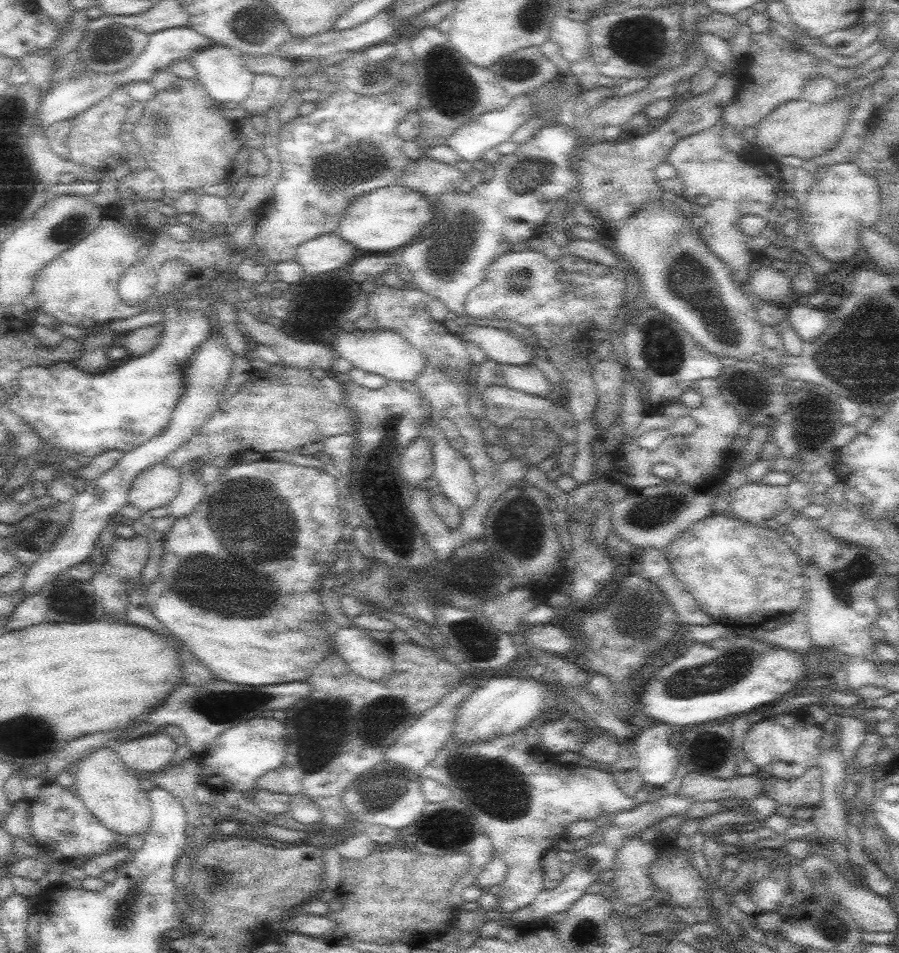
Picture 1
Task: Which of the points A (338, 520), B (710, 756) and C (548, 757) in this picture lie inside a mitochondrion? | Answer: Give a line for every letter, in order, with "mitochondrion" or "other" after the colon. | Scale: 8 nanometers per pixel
A: other
B: mitochondrion
C: other

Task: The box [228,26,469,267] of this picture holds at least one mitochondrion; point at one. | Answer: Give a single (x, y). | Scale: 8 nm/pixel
(350, 165)

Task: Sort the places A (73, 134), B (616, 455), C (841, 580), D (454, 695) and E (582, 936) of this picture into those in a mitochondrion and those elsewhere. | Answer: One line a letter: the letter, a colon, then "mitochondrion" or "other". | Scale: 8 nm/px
A: other
B: other
C: mitochondrion
D: other
E: mitochondrion

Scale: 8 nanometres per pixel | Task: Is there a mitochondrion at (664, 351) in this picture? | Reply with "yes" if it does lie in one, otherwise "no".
yes

